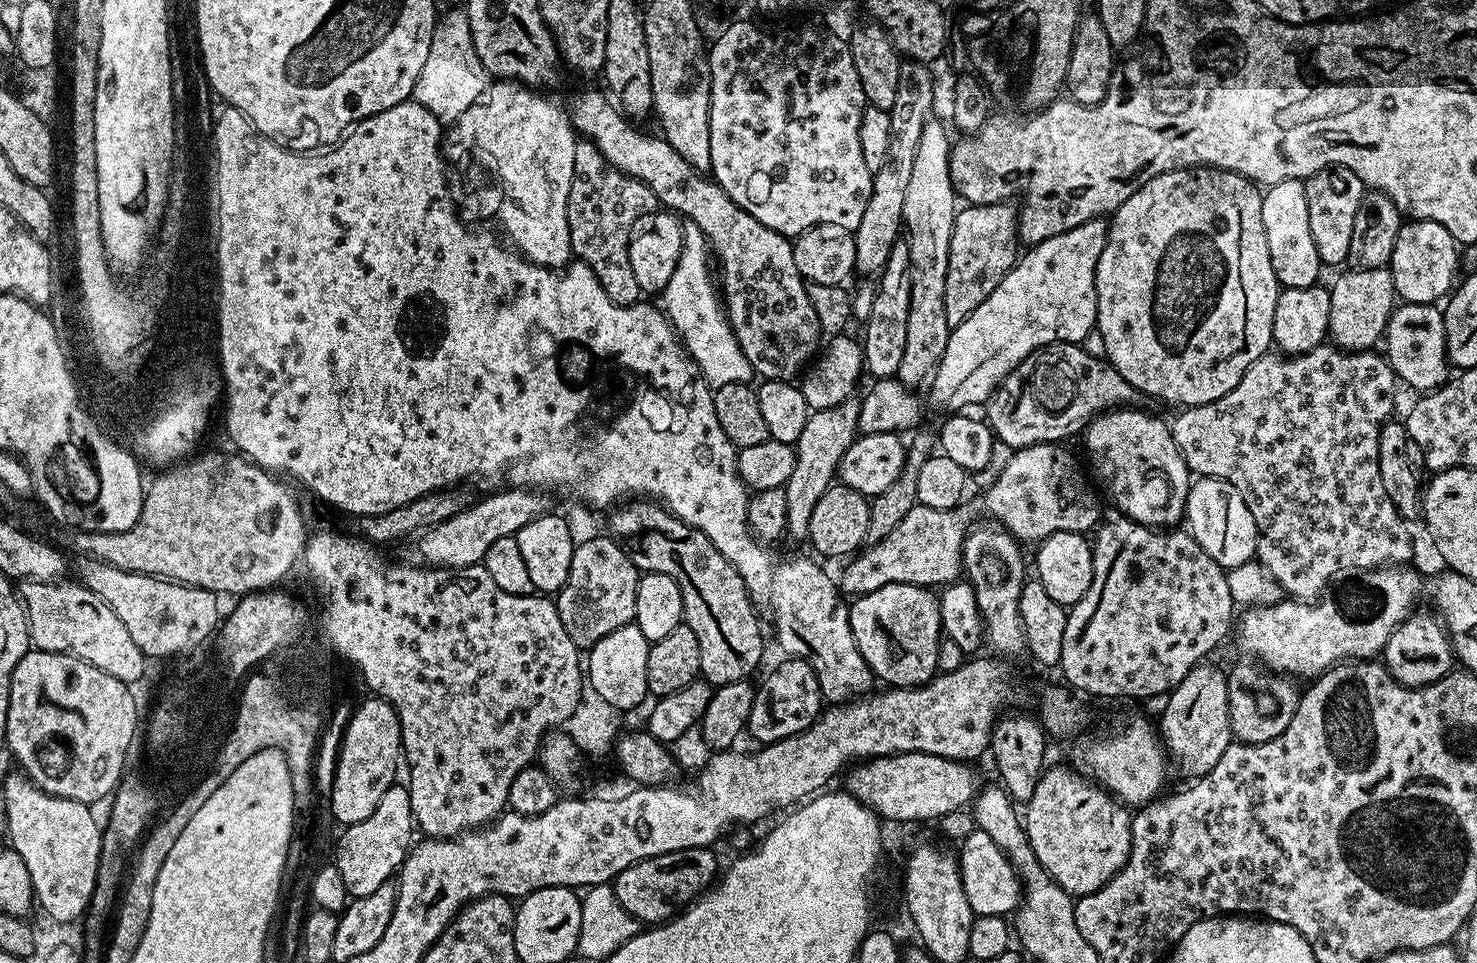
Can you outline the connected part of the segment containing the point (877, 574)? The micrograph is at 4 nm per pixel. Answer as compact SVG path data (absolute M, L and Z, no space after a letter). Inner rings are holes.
M968 502L946 510L934 510L917 503L910 514L906 514L906 518L902 518L902 522L898 522L898 526L894 526L886 538L882 538L882 542L867 545L847 561L849 564L845 566L844 573L838 576L838 587L845 597L855 598L870 594L887 584L952 584L961 579L964 540L973 524L972 508Z

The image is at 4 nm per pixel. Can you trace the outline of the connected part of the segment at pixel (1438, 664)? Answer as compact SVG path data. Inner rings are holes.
M1413 611L1390 634L1382 653L1382 663L1388 673L1402 686L1407 688L1424 688L1448 675L1454 668L1452 638L1444 627L1439 615L1431 611Z

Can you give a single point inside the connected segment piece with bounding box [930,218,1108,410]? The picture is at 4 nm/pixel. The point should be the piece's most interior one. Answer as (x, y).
(1049, 296)

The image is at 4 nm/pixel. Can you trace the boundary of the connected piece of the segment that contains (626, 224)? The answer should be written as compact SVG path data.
M581 139L577 143L574 150L574 178L570 182L568 199L572 255L579 263L594 270L602 290L606 290L606 298L618 306L634 304L641 299L642 291L631 270L628 246L640 224L639 220L644 215L643 220L655 213L657 208L656 195L647 184L610 166L610 162L606 162L591 140Z

